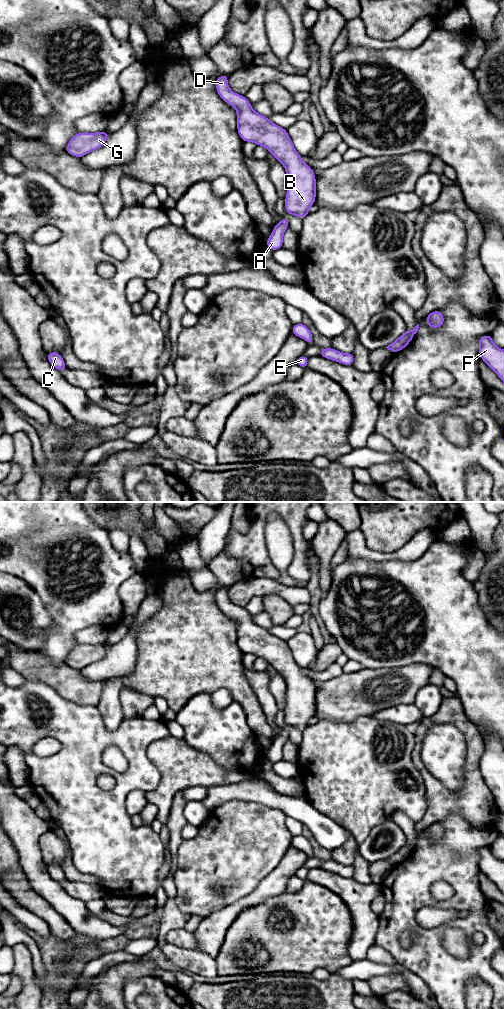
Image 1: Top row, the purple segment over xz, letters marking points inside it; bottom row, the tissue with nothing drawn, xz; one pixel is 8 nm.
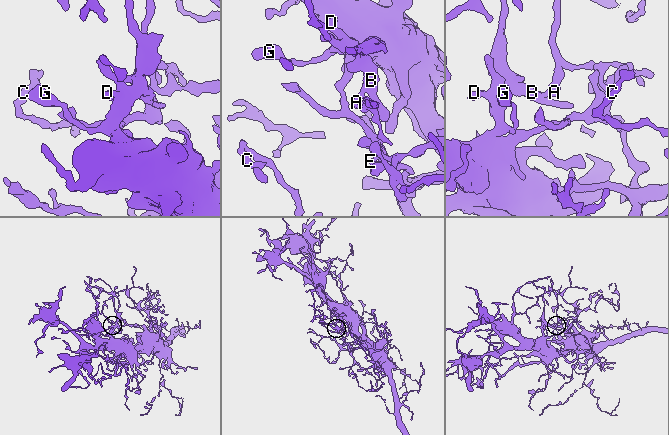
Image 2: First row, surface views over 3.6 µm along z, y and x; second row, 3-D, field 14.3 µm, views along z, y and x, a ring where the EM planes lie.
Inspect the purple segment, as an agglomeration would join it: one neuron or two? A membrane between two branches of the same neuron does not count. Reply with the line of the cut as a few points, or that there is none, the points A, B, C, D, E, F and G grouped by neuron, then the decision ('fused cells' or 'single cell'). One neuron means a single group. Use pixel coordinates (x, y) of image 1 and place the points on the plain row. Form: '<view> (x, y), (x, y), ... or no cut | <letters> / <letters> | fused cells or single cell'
no cut | A B C D E F G | single cell

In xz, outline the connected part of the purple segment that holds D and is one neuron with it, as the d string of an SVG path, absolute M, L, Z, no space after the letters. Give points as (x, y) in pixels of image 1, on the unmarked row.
M229 586L220 587L216 591L215 598L218 607L237 623L237 644L239 648L243 654L254 654L256 657L265 659L284 678L287 685L285 722L288 726L304 731L309 726L309 720L315 716L316 689L313 680L302 673L301 667L295 662L287 642L253 622L251 615L245 608L234 605L228 598L228 589Z

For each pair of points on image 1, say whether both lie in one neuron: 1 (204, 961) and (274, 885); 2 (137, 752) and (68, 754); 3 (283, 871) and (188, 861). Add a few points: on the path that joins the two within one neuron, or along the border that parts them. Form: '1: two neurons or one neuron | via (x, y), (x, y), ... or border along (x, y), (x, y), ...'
1: two neurons | border along (195, 949), (205, 952), (214, 958)
2: one neuron | via (120, 739), (89, 739), (85, 743)
3: two neurons | border along (286, 850), (279, 863), (256, 886)

